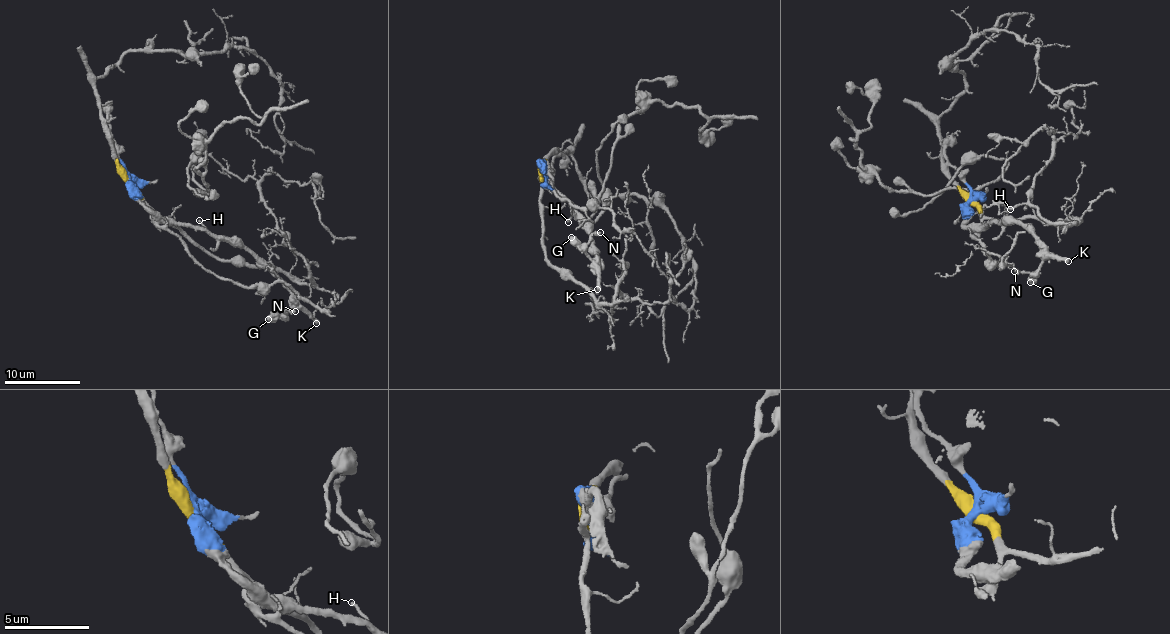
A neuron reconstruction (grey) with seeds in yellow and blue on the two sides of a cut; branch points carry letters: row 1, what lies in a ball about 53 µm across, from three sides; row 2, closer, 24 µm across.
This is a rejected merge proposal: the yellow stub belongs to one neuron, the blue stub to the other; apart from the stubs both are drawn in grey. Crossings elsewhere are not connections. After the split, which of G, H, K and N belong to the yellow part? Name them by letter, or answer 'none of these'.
none of these

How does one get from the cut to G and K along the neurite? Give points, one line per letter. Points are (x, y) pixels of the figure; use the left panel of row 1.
G: (127, 180), (132, 186), (132, 195), (149, 210), (231, 240), (283, 281), (290, 294), (291, 307), (268, 320)
K: (127, 180), (132, 186), (132, 195), (149, 210), (236, 243), (293, 294), (296, 303), (317, 324)

